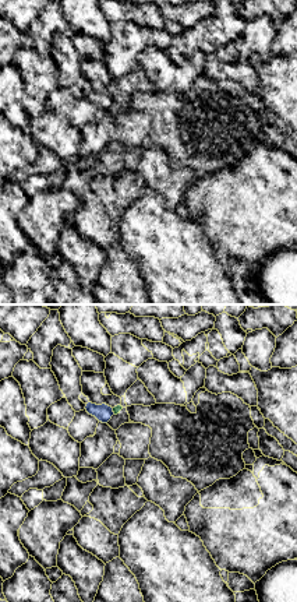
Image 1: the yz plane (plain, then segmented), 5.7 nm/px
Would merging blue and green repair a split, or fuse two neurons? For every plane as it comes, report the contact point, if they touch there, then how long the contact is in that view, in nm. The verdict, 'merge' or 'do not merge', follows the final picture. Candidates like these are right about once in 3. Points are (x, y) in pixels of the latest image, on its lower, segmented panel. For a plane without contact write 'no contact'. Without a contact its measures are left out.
contact (112, 411); length 40 nm

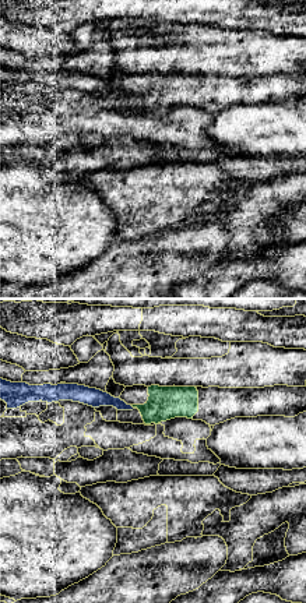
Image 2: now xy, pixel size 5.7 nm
contact (132, 406); length 40 nm

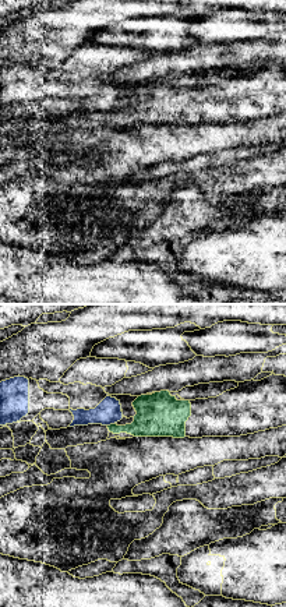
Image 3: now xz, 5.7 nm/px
contact (110, 423); length 40 nm

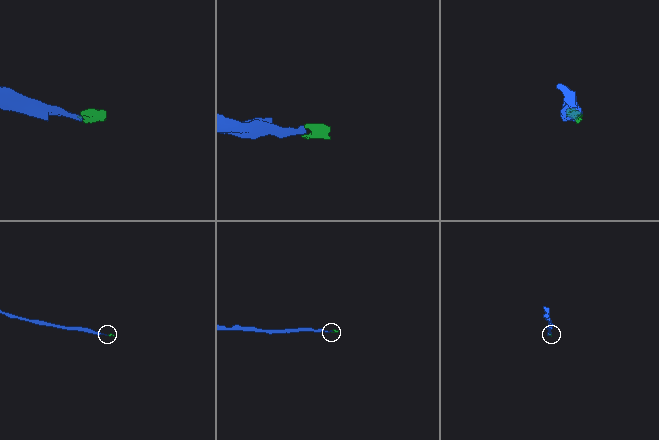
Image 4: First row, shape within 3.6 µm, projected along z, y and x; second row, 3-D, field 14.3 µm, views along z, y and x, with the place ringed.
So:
do not merge

